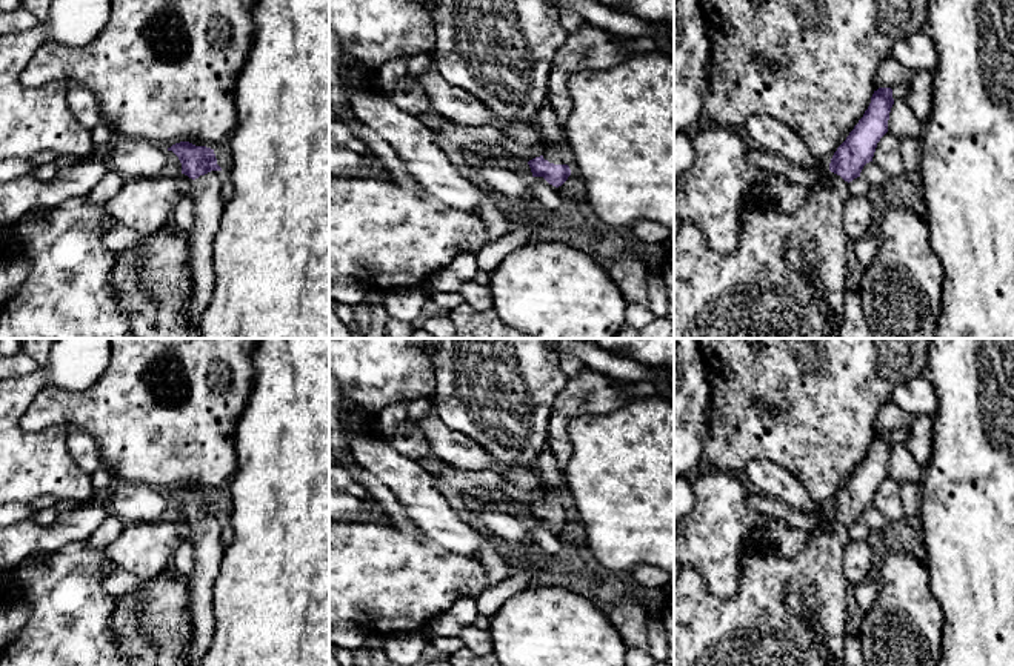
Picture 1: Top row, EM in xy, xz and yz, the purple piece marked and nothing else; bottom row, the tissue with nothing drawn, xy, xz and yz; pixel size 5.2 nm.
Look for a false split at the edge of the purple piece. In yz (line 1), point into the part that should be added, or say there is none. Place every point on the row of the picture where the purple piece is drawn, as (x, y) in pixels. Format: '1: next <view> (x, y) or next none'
1: next yz (754, 293)

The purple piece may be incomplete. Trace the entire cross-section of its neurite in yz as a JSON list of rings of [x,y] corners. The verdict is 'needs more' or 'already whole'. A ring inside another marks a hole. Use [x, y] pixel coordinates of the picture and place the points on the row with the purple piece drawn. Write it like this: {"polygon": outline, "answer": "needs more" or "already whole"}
{"polygon": [[[879,88],[863,117],[834,152],[829,171],[831,185],[812,191],[794,212],[772,209],[760,188],[754,188],[742,206],[742,237],[732,254],[719,254],[708,246],[705,235],[692,223],[682,223],[674,234],[674,338],[831,338],[831,320],[843,312],[848,280],[843,212],[851,197],[848,183],[860,177],[863,166],[872,162],[877,143],[888,132],[889,112],[894,105],[892,89]],[[788,249],[802,252],[816,272],[822,295],[817,297],[809,280],[785,258]]], "answer": "needs more"}

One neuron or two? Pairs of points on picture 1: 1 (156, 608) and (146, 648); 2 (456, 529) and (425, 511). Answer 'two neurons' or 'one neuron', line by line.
1: one neuron
2: one neuron

